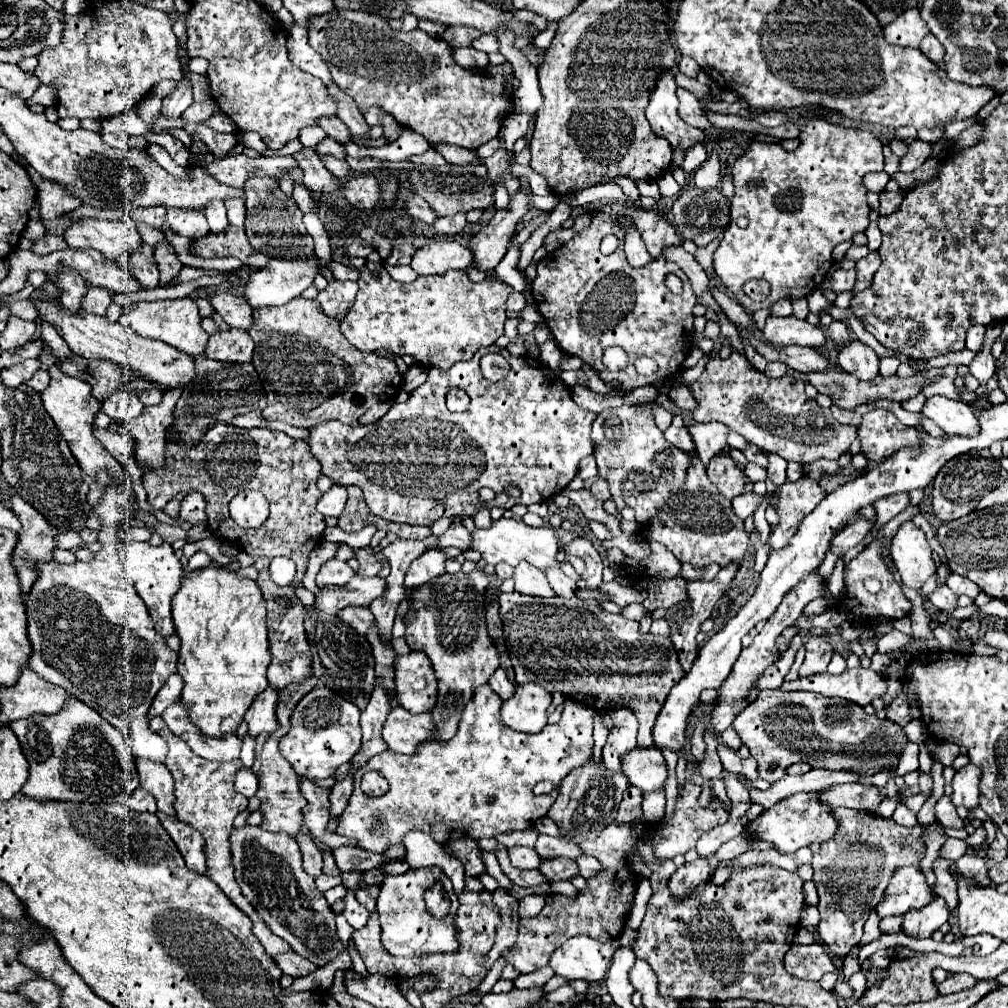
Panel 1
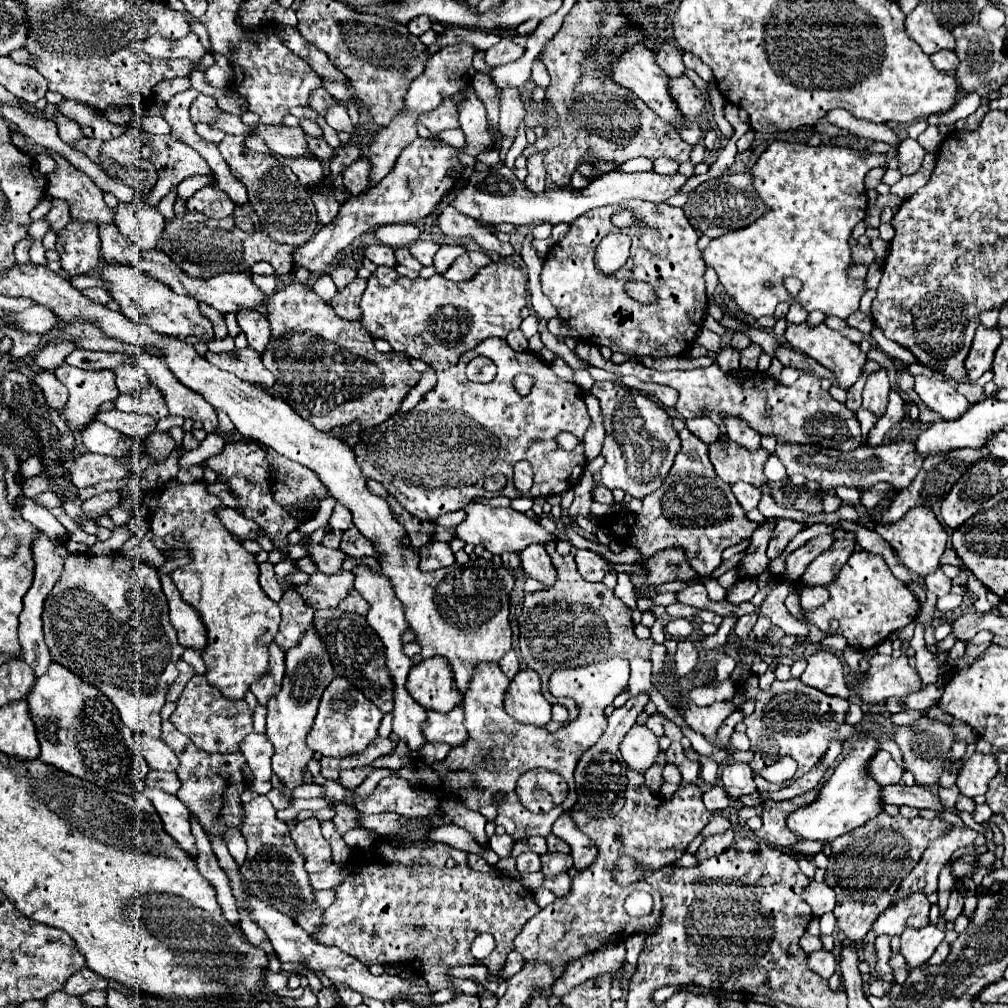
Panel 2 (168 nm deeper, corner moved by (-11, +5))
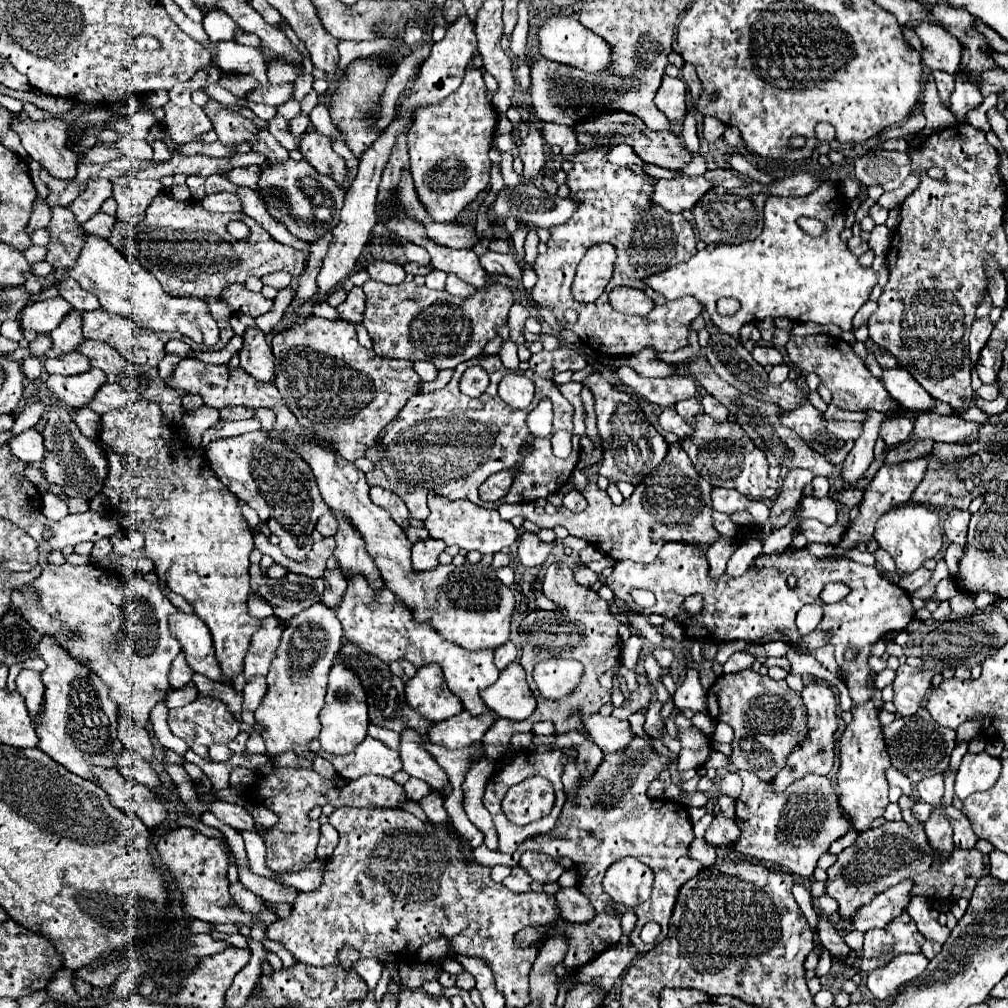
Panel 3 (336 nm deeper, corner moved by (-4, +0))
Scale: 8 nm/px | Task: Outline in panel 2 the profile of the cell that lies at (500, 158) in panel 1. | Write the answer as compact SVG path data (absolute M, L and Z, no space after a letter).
M505 88L500 97L499 130L503 138L517 138L519 124L525 120L527 108L516 88Z

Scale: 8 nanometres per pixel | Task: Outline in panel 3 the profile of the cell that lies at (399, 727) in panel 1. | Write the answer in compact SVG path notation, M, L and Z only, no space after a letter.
M468 711L436 723L434 729L430 729L428 739L436 745L446 745L448 749L462 749L468 747L484 737L484 733L494 725L498 715L494 711L482 713L482 715L470 715Z

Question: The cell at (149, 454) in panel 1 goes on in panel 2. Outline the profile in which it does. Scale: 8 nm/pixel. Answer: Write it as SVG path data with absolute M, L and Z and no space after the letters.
M153 385L147 386L145 392L135 392L129 396L119 396L115 406L123 412L135 412L163 420L169 416L169 410L161 392Z

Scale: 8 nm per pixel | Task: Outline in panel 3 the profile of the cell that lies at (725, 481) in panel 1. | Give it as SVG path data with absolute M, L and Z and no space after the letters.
M698 415L696 421L698 423L694 427L694 433L686 439L680 439L680 445L688 453L700 477L710 481L712 487L736 489L750 499L772 499L778 493L780 483L768 477L770 465L766 461L766 455L754 445L754 441L740 429L734 419L718 423L708 415Z

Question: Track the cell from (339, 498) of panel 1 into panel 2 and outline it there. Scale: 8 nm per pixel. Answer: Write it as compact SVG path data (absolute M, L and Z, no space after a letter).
M335 504L335 508L333 508L333 516L331 516L331 520L329 520L329 526L333 528L333 530L347 530L349 526L351 526L353 522L351 522L351 512L349 512L349 508L345 508L343 504Z

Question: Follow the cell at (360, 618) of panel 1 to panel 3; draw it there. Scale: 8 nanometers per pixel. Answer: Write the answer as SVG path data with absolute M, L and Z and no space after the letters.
M338 565L334 569L326 569L322 579L324 579L322 603L334 609L334 605L338 605L338 597L342 597L342 591L346 591L346 579L342 577L342 571Z

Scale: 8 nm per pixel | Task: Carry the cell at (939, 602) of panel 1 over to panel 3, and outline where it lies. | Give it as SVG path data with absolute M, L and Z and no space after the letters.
M920 567L920 569L916 569L914 573L908 573L908 575L904 575L902 579L900 579L900 587L904 589L904 591L908 591L908 593L914 593L916 589L920 589L924 583L928 583L928 579L932 577L932 573L928 571L928 569L924 569L924 567Z

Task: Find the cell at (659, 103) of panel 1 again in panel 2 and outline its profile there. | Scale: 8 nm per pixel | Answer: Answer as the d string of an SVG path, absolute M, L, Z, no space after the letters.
M645 44L627 46L627 52L625 52L619 60L615 60L615 62L611 64L611 72L613 72L613 80L615 80L617 84L629 88L629 90L631 90L635 96L639 96L655 114L659 114L667 124L677 126L677 132L679 132L679 136L681 136L685 142L697 144L697 142L705 136L705 130L703 130L697 122L687 120L687 118L681 114L677 102L673 100L671 92L669 92L669 82L671 82L671 78L669 78L669 76L663 72L663 68L657 64L657 54L655 54L651 48L647 48Z

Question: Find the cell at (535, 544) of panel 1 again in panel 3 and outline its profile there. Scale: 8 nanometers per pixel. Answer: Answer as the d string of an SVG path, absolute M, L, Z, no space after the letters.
M434 491L428 493L428 507L430 515L424 521L424 529L434 539L442 539L446 545L458 545L466 551L480 551L480 553L498 553L504 547L510 547L518 541L518 531L510 521L504 521L498 511L484 509L472 501L446 501L444 497L436 495Z

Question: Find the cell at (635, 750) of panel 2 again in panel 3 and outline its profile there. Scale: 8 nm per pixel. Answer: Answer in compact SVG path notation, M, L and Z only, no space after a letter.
M600 713L582 715L582 725L584 725L586 733L592 737L592 741L604 753L622 751L634 739L634 733L632 733L628 721L614 719L614 717L602 717Z

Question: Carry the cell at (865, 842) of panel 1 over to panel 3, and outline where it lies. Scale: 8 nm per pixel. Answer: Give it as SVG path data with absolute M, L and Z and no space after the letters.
M896 821L862 831L854 845L838 855L836 863L828 869L826 893L838 901L840 915L846 919L850 913L854 913L854 909L858 909L858 905L872 901L878 893L902 883L904 879L914 881L912 897L920 895L932 901L956 901L960 897L970 899L976 881L984 875L990 875L988 855L980 853L978 849L956 847L950 859L940 861L932 855L932 849L928 849L928 837L922 825Z

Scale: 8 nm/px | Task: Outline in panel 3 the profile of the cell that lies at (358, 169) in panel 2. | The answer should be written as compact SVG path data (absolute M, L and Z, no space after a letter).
M306 131L300 137L298 151L302 153L302 157L318 173L326 173L326 175L334 177L336 183L342 183L344 181L344 177L346 177L346 163L344 163L344 159L340 155L336 155L332 151L330 137L320 135L318 131Z

